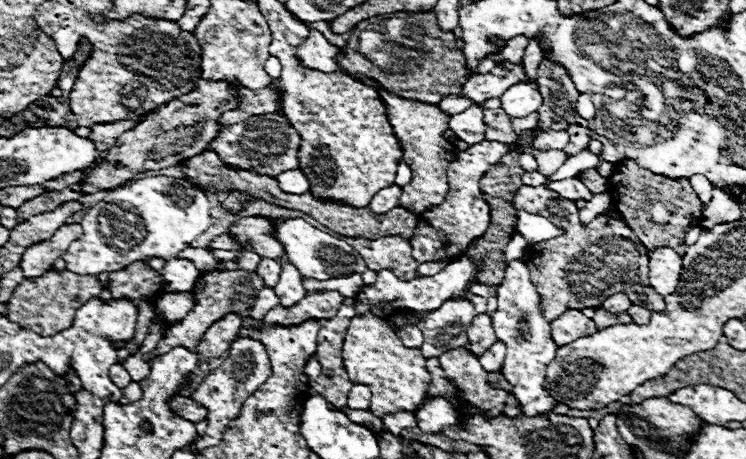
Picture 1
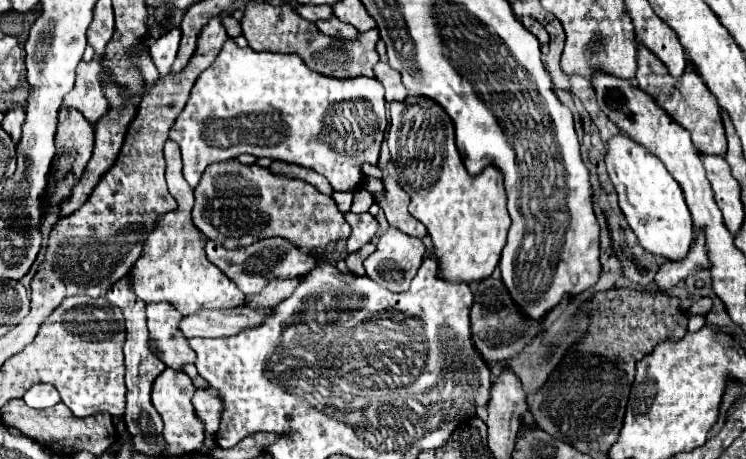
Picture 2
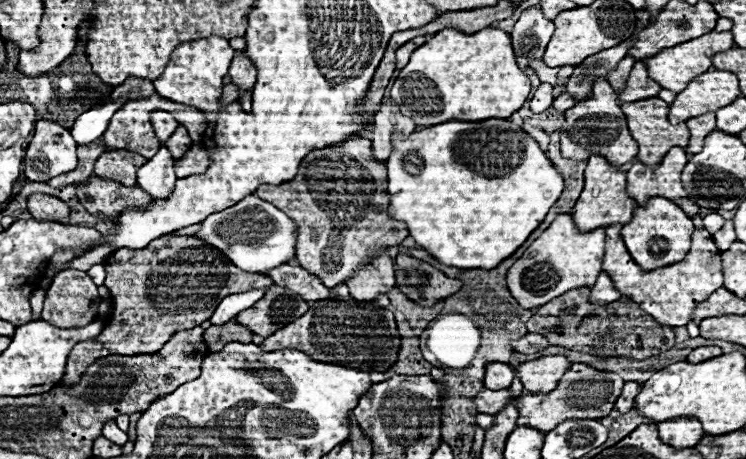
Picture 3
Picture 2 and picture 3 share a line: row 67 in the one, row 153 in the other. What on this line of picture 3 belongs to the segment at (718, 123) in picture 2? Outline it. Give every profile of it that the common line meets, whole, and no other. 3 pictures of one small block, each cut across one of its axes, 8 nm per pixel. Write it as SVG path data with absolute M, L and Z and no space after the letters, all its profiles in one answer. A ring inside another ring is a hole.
M646 98L646 100L636 100L636 102L624 102L620 108L626 114L628 120L628 128L632 138L638 142L640 152L638 152L638 160L648 164L648 166L656 166L656 162L660 162L660 158L672 148L672 146L680 146L686 148L688 146L688 128L686 126L674 126L668 122L668 104L644 104L644 102L664 102L660 98Z

